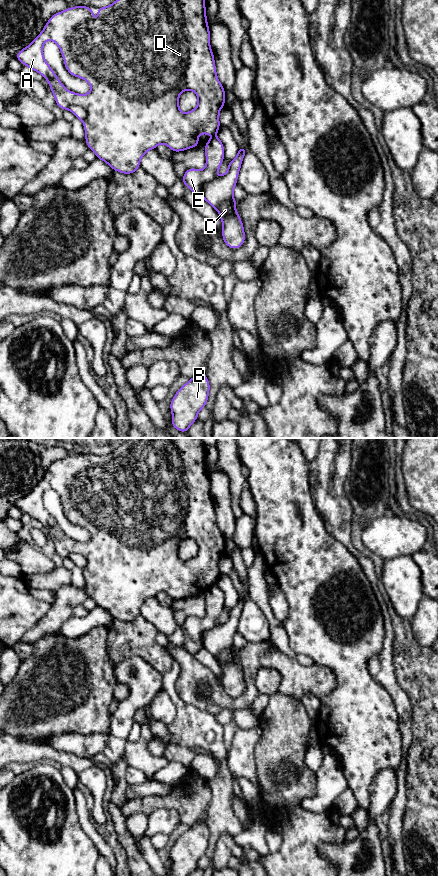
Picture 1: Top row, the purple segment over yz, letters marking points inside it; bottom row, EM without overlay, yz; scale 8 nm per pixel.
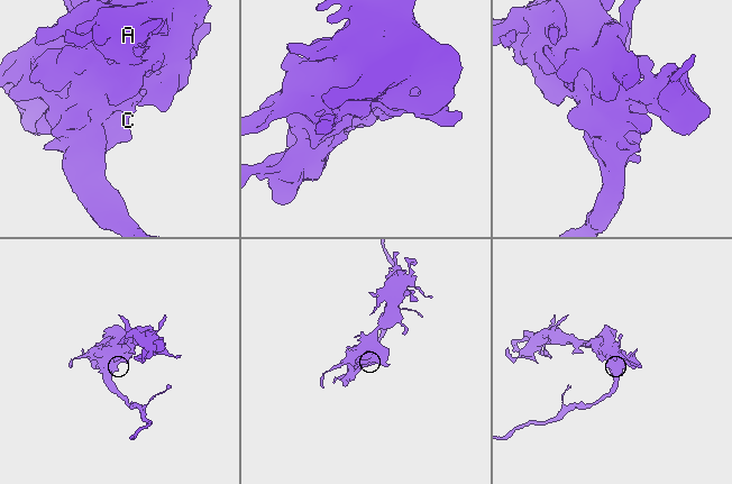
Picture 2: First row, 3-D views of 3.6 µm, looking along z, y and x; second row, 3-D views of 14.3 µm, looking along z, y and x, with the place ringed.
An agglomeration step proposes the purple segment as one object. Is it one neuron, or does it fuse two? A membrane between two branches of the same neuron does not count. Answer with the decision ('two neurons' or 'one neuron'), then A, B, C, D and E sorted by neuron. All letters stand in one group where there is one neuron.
two neurons; groups A B C D / E

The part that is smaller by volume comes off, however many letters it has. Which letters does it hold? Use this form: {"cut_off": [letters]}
{"cut_off": ["E"]}

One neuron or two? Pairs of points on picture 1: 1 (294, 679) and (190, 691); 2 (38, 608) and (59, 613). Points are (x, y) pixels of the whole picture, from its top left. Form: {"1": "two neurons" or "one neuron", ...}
{"1": "one neuron", "2": "two neurons"}

